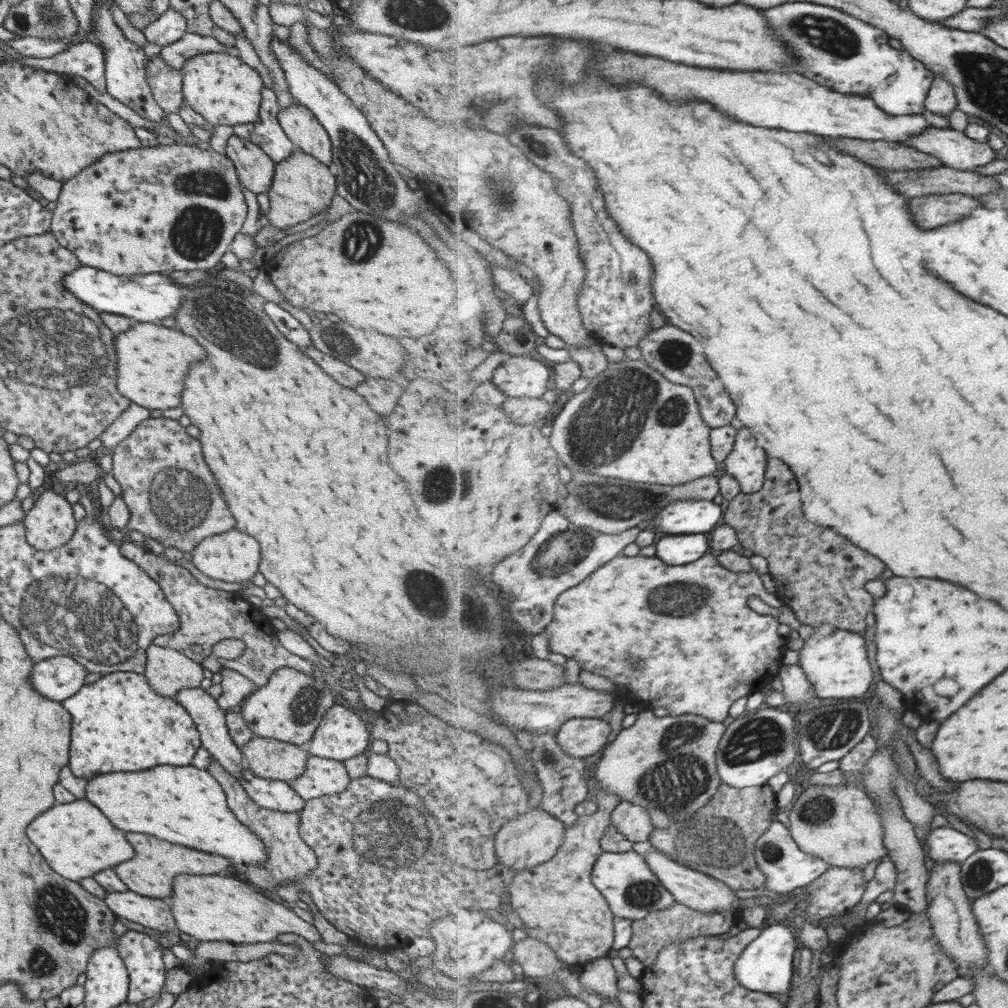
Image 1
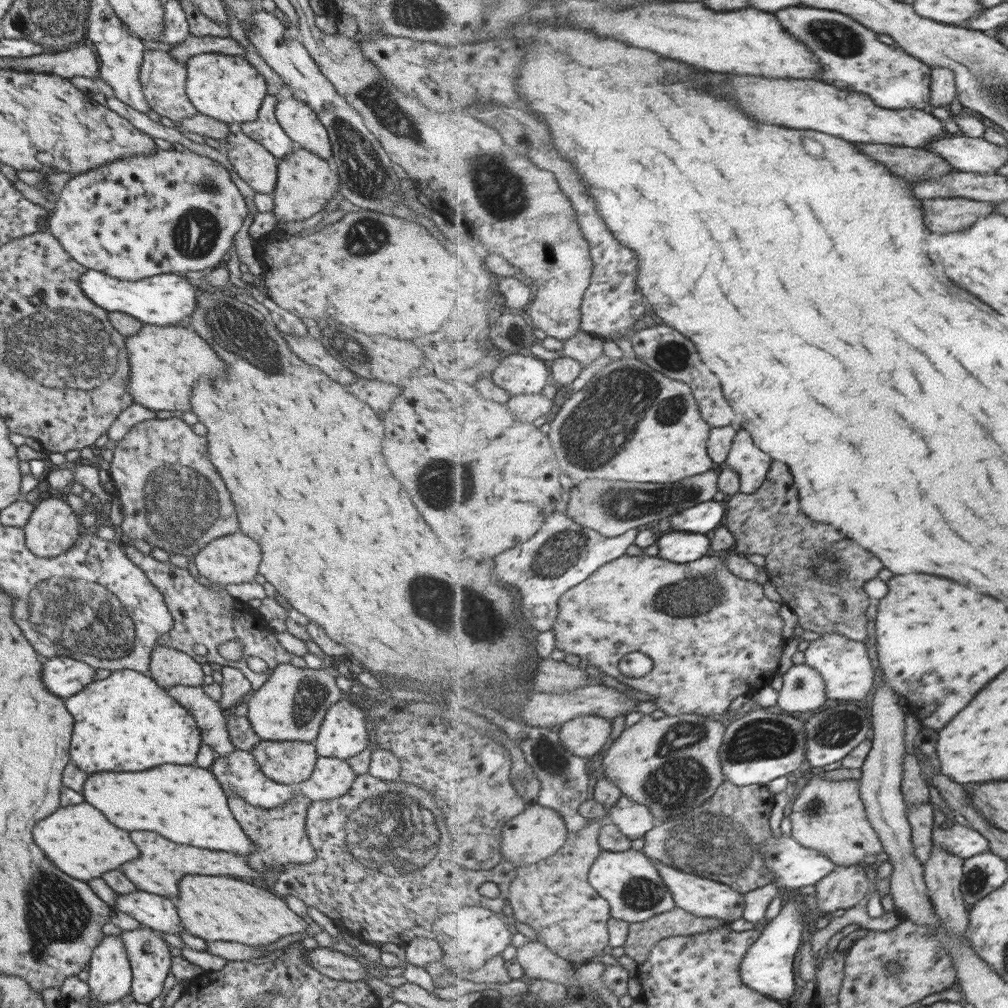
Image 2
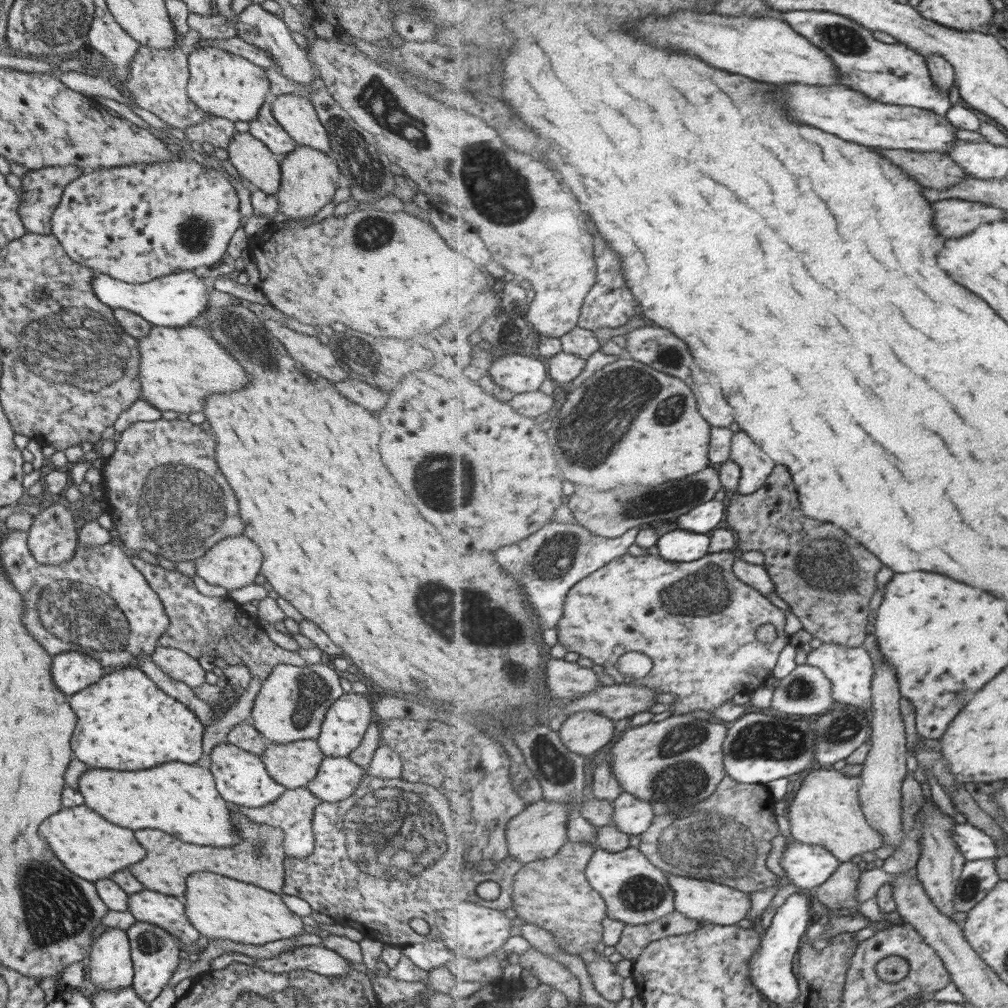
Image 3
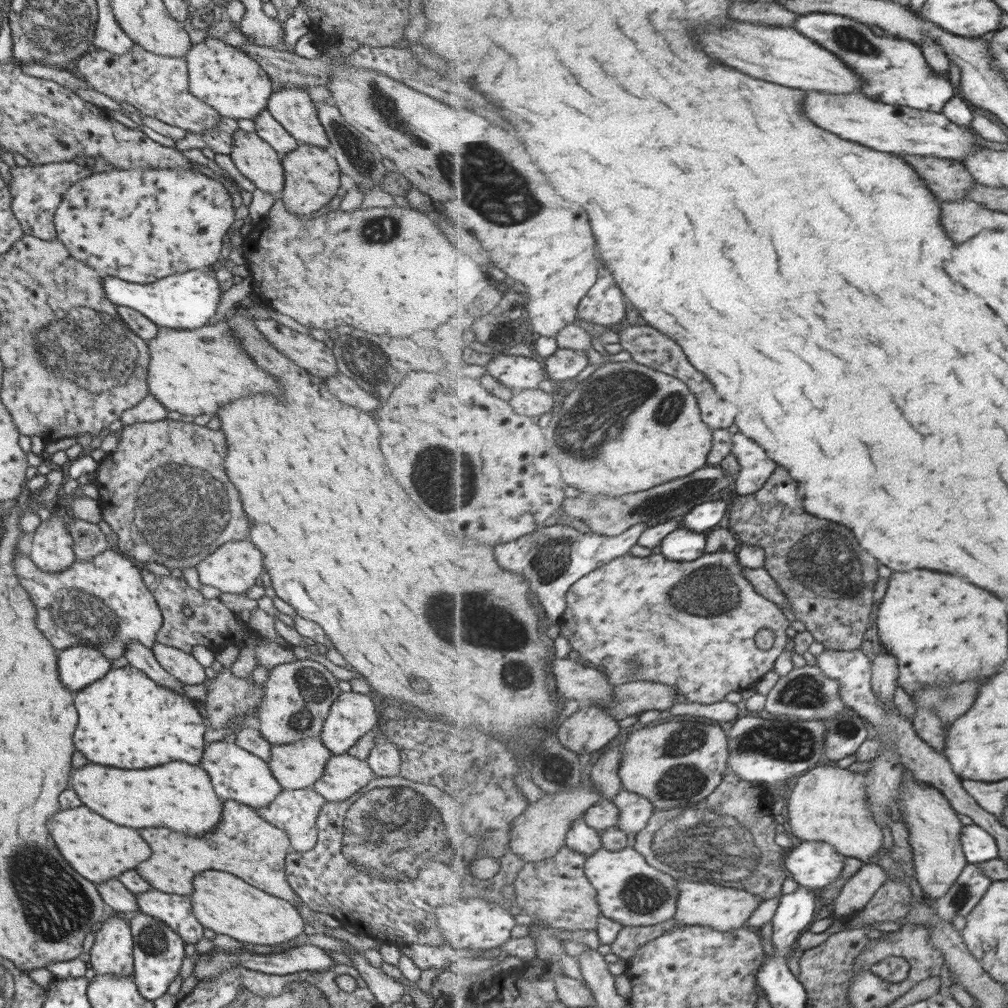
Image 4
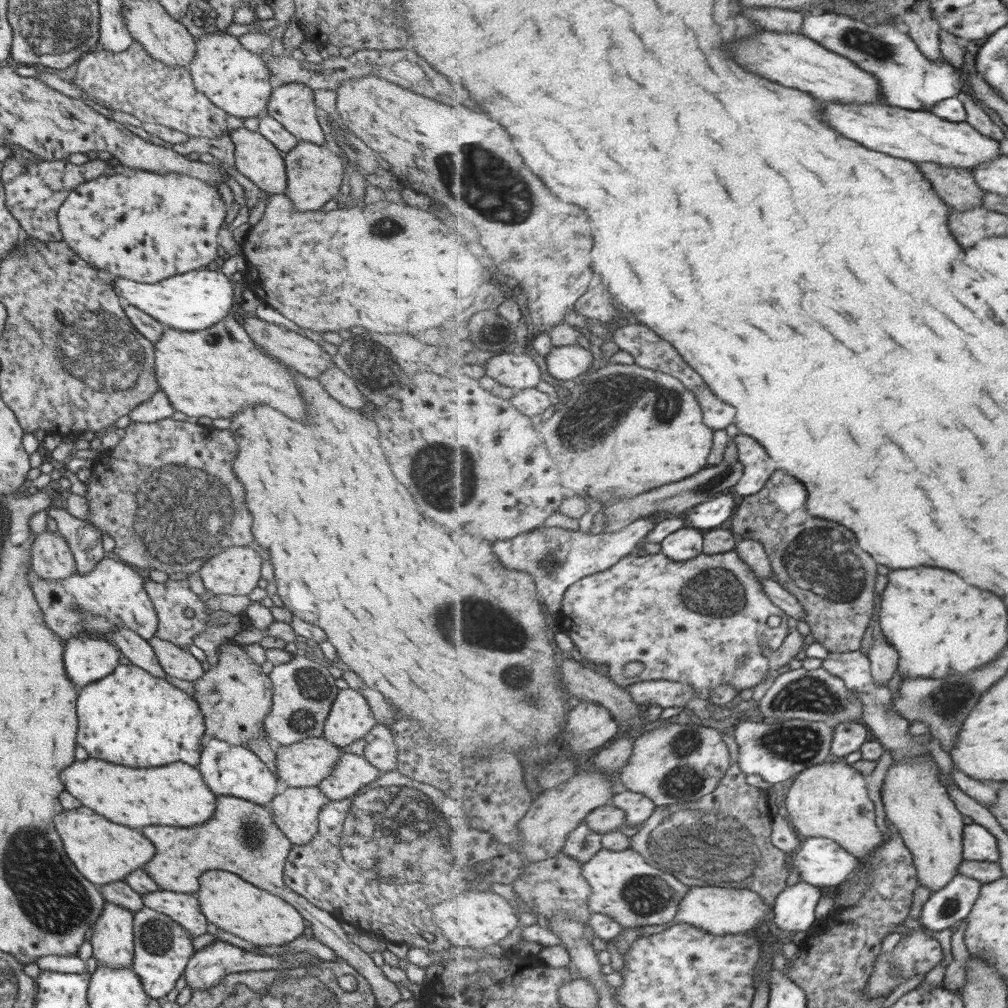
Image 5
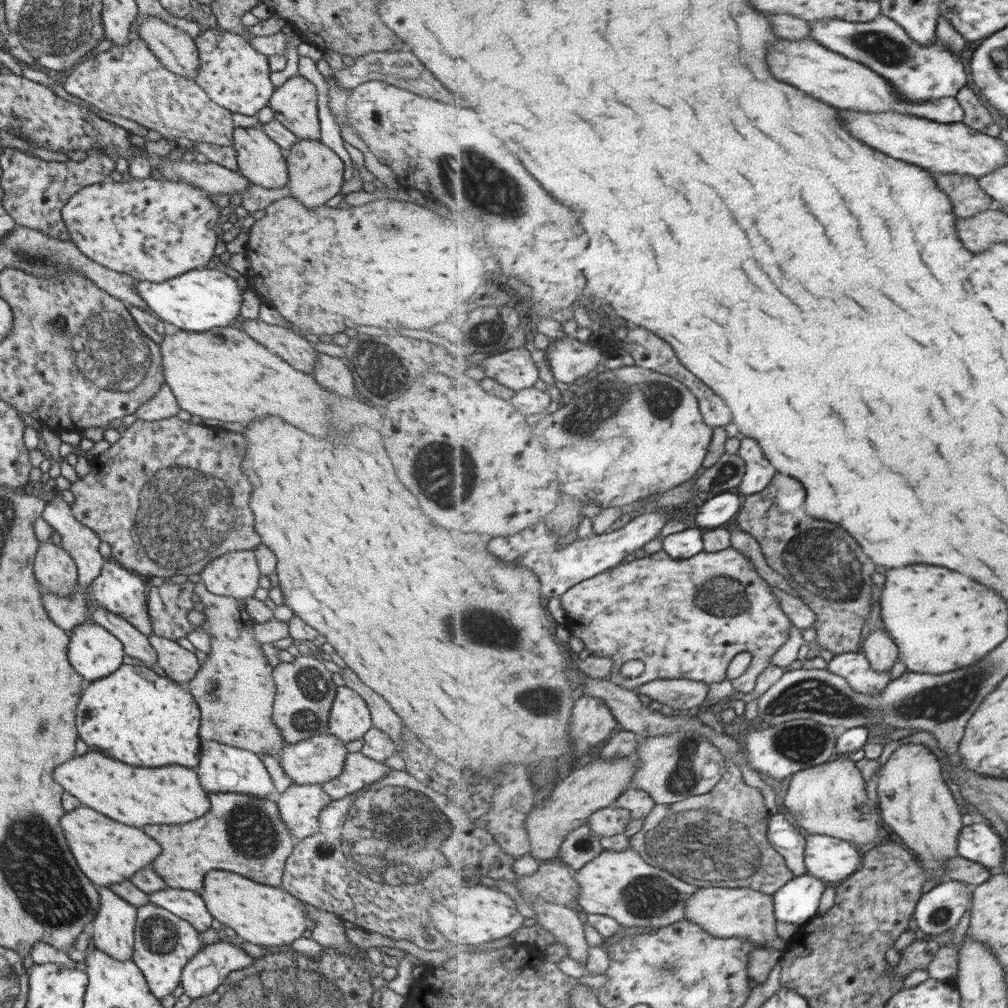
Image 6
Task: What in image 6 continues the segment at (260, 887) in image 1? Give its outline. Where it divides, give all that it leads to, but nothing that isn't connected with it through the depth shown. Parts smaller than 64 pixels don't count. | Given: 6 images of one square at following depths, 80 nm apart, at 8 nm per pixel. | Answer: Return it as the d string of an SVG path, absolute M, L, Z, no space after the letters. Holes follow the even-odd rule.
M320 784L289 785L286 790L279 793L275 800L281 820L288 826L289 834L295 842L317 833L320 826L319 816L324 806L327 806L332 798L323 792Z

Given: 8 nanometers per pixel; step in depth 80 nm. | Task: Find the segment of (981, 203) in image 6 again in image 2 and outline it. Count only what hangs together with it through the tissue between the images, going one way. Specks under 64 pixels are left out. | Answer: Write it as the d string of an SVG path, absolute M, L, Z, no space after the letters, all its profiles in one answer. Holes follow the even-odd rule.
M857 142L856 145L863 154L867 154L875 161L885 163L888 170L892 170L896 175L906 177L910 181L942 178L955 169L945 158L922 147L863 144L862 142Z

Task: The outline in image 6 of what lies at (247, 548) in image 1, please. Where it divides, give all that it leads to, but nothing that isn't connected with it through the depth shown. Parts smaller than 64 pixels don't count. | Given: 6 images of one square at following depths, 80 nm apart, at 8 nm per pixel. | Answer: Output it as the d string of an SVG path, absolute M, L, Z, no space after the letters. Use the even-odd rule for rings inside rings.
M251 550L225 552L209 561L199 574L203 586L217 596L245 600L258 587L259 569Z

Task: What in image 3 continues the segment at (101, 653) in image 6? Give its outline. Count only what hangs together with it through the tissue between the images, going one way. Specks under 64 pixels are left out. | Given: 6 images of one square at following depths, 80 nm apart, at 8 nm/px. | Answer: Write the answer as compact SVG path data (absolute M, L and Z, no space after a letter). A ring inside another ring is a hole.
M67 651L52 657L50 673L55 686L70 697L97 682L103 675L103 667L88 654Z

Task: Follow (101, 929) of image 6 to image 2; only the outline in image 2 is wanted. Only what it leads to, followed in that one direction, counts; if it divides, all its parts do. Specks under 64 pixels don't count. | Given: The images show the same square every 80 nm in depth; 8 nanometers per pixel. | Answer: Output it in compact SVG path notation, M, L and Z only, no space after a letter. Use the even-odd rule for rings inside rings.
M105 935L92 948L92 953L85 969L88 974L86 980L89 990L86 999L88 1004L101 1006L129 994L132 977L120 935Z

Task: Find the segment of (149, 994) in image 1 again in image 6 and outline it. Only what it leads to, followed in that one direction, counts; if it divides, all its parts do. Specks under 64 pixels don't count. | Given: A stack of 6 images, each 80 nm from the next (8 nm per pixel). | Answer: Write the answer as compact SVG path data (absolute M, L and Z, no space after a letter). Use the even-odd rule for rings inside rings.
M148 903L136 909L131 959L155 998L171 994L179 984L183 966L200 951L197 933L189 922L159 906Z

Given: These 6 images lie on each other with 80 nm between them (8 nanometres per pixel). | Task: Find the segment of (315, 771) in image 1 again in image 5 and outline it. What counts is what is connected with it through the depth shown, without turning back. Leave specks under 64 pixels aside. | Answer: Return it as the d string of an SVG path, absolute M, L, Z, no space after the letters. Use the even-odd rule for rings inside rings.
M341 753L332 773L316 787L329 801L340 801L380 776L380 770L369 764L363 756Z

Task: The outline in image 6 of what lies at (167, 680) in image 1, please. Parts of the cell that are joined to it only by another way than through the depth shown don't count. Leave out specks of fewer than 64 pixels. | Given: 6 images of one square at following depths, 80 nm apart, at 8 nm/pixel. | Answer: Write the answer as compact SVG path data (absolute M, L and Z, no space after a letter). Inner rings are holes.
M155 635L148 636L149 644L156 652L156 662L172 681L188 683L201 666L195 655L177 645L175 641Z

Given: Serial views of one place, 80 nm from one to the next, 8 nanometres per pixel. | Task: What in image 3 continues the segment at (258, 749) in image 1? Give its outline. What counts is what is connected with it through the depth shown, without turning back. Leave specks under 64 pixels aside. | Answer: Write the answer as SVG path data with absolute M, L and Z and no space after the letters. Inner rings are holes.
M309 739L296 740L285 744L273 743L267 740L265 750L259 754L267 774L277 784L286 789L298 789L311 782L317 774L319 763L323 757L324 754L319 750L317 743Z

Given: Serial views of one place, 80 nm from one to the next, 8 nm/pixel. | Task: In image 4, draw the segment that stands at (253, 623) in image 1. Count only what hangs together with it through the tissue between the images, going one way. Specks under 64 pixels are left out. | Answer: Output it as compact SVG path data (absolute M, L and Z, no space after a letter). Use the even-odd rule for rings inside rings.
M141 569L140 575L162 614L163 622L155 638L159 643L178 648L189 654L194 646L214 649L226 644L233 644L237 648L251 645L250 650L256 656L256 666L264 666L267 670L277 666L279 662L289 662L296 659L291 651L282 649L280 644L260 645L260 637L257 632L250 629L247 623L241 626L235 621L233 616L237 609L221 603L217 598L205 599L198 589L191 588L182 577L174 578L169 575L159 577L149 573L147 569Z

